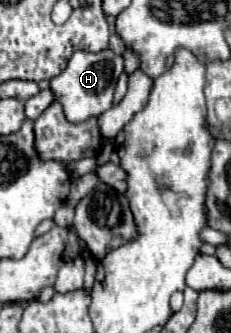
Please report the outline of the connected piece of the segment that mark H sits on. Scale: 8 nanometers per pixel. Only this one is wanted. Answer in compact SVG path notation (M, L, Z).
M77 50L71 54L67 68L51 80L51 90L55 94L55 100L61 102L69 122L83 122L85 118L99 116L111 108L113 90L121 74L123 74L123 56L111 50L101 50L97 54Z

